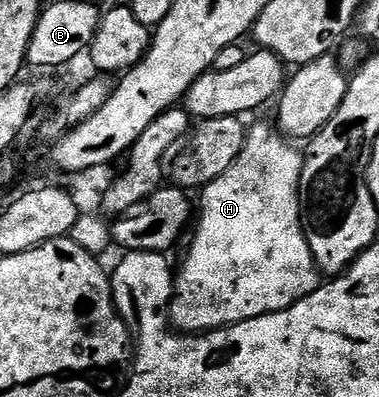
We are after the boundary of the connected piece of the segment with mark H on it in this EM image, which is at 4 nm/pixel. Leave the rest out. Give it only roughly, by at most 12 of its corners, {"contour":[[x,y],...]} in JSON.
{"contour":[[275,125],[199,191],[170,322],[282,312],[322,275]]}

